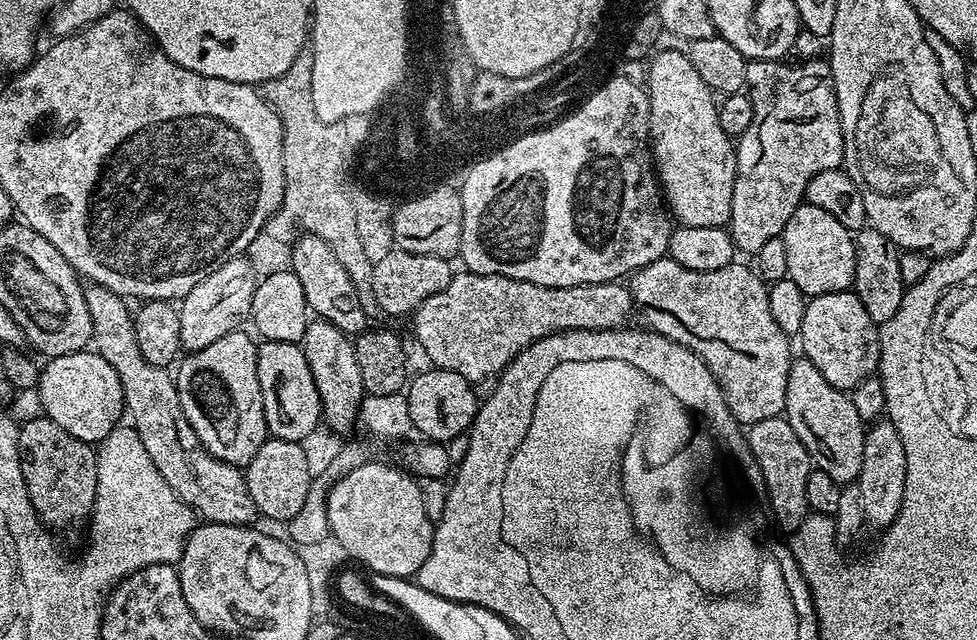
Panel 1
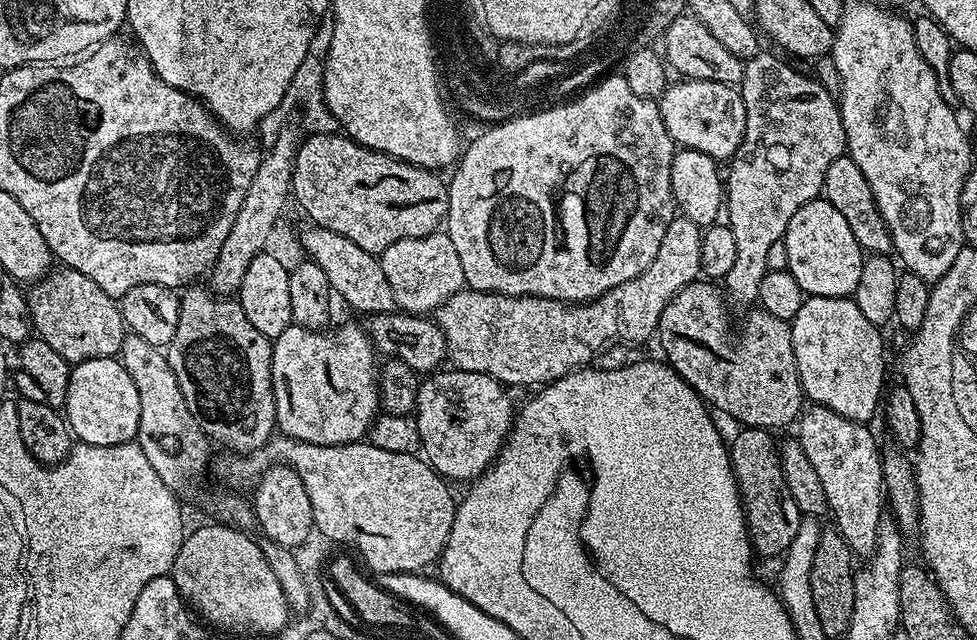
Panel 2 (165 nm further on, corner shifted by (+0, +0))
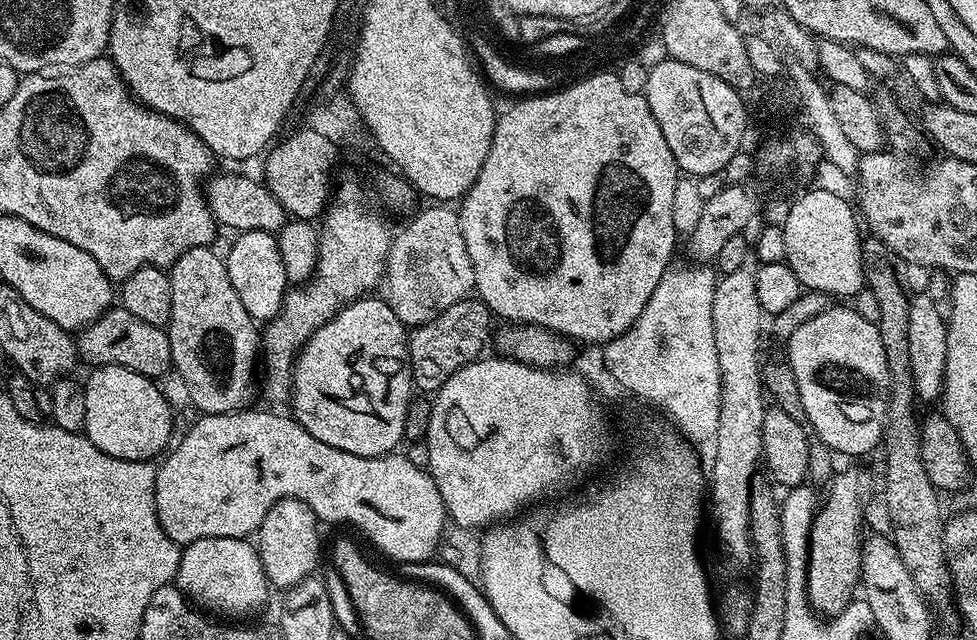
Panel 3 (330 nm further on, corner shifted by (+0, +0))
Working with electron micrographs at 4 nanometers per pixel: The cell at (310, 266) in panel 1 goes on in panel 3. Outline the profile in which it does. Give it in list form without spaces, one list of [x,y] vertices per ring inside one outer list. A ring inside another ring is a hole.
[[[469,298],[459,300],[454,306],[450,306],[446,310],[442,310],[442,314],[438,314],[430,322],[425,324],[417,324],[408,332],[408,367],[412,370],[412,382],[417,389],[420,388],[421,393],[435,394],[444,383],[448,381],[448,377],[453,376],[457,370],[467,364],[473,364],[474,361],[481,359],[484,348],[484,342],[489,341],[488,326],[493,323],[493,317],[490,315],[487,306],[483,300],[479,298]]]

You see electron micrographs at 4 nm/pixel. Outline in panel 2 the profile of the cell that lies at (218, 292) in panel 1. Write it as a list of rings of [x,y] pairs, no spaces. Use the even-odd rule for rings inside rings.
[[[284,126],[275,133],[273,139],[275,140],[268,152],[266,150],[261,157],[258,170],[251,179],[250,190],[246,190],[246,198],[242,198],[242,206],[238,210],[234,226],[226,242],[222,242],[222,250],[210,269],[210,277],[212,276],[210,288],[217,294],[239,293],[240,283],[246,274],[246,266],[250,266],[256,255],[269,247],[278,228],[276,219],[279,218],[280,211],[287,206],[288,200],[290,204],[293,162],[299,148],[300,134]]]

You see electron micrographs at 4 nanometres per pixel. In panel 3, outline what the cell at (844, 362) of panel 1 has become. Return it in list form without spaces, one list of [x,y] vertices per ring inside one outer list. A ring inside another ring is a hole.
[[[828,306],[804,324],[796,324],[786,345],[786,362],[798,382],[804,415],[815,436],[840,456],[864,456],[875,448],[877,451],[884,438],[884,420],[888,417],[888,391],[892,383],[890,370],[886,366],[886,350],[882,350],[882,338],[876,325],[866,322],[866,318],[862,318],[855,307]]]

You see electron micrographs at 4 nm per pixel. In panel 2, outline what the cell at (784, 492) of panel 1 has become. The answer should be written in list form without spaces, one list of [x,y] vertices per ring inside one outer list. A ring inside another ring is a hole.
[[[745,428],[729,443],[732,472],[740,490],[744,521],[753,553],[764,558],[781,557],[798,534],[804,515],[791,495],[782,472],[779,447],[765,428]]]

